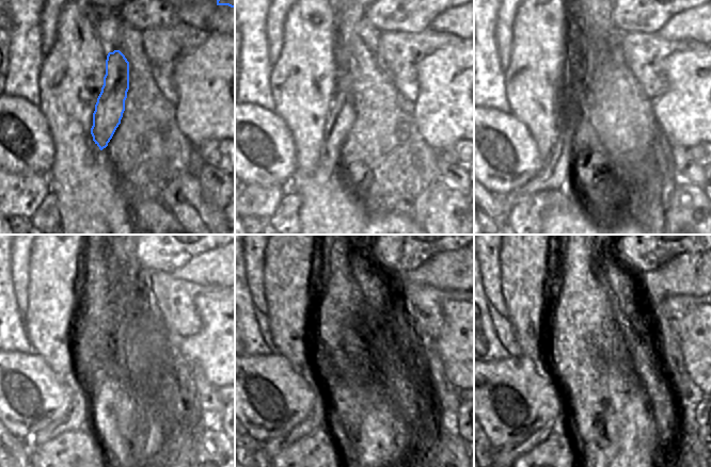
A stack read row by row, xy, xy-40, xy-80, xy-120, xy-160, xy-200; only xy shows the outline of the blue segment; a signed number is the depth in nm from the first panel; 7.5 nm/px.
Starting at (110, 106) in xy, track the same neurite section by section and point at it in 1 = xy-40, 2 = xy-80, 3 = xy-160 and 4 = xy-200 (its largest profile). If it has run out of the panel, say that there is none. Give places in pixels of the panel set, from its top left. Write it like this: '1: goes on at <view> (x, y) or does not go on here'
1: goes on at xy-40 (342, 116)
2: goes on at xy-80 (565, 155)
3: goes on at xy-160 (317, 419)
4: goes on at xy-200 (510, 451)

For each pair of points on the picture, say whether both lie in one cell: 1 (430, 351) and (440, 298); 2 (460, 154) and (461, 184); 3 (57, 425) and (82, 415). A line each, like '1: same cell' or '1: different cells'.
1: different cells
2: different cells
3: same cell

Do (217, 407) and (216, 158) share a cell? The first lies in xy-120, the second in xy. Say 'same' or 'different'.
different

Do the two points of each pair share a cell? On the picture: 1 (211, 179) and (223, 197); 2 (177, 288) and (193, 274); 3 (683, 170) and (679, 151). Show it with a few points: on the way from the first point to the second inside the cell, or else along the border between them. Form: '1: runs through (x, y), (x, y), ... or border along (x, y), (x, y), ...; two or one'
1: runs through (215, 183), (219, 193); one
2: border along (169, 273), (175, 277), (196, 284), (210, 285); two
3: runs through (683, 165), (680, 156); one

